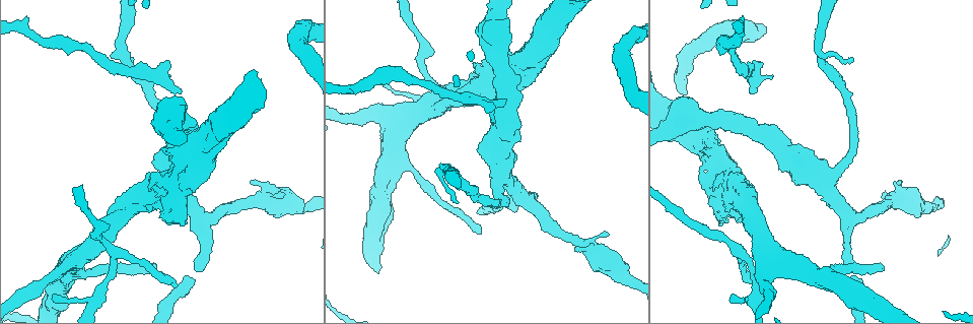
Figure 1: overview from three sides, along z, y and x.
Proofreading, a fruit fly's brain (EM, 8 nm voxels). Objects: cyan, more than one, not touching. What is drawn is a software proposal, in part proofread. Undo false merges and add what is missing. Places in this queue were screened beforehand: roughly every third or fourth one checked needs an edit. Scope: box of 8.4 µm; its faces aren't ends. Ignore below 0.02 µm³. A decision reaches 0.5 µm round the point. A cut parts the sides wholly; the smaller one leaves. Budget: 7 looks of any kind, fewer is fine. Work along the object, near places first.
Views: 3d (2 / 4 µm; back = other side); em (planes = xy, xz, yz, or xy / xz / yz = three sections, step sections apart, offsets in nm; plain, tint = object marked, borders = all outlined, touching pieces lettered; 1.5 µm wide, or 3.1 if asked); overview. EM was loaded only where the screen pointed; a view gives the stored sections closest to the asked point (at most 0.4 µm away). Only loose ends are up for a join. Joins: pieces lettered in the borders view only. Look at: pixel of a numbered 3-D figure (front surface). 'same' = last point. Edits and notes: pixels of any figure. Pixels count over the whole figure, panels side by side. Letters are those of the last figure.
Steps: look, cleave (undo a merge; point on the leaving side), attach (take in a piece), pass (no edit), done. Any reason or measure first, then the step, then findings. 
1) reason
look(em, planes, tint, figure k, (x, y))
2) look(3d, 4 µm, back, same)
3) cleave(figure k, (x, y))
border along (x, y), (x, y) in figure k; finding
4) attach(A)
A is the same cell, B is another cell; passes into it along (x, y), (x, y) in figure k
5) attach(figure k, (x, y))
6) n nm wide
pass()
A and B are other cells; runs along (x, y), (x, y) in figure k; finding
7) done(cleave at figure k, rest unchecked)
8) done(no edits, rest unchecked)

an open end
look(3d, 4 µm, figure 1, (196, 270))

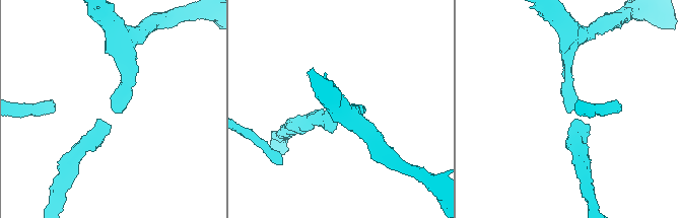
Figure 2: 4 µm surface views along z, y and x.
now the EM
look(em, planes, borders, figure 2, (116, 110))

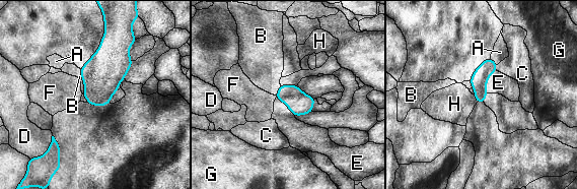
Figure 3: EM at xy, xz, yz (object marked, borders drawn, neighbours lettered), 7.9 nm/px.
pass()
A, B, C, D, E, F, G and H are other cells; border along (496, 70), (488, 79), (487, 92) in figure 3; none of them fits

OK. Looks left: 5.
an open end
look(3d, 2 µm, figure 1, (176, 287))

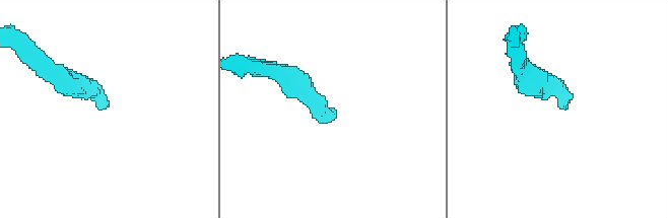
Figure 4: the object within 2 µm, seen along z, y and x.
need the tissue
look(em, planes, borders, figure 4, (331, 110))

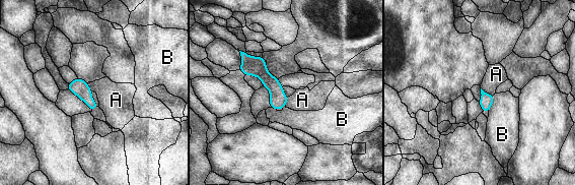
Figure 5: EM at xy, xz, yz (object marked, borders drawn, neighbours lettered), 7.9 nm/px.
pass()
A and B are other cells; runs along (243, 55), (273, 84), (282, 105) in figure 5; no lettered piece goes on from it

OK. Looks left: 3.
branch stops here
look(em, 3.1 µm, yz, step 16, borders, figure 1, (731, 297))

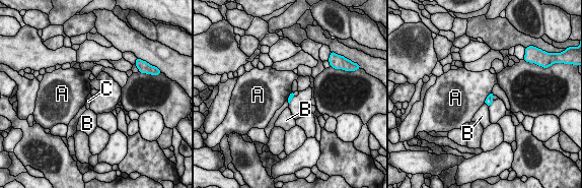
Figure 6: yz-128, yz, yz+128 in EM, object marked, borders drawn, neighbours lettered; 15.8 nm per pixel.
pass()
A, B and C are other cells; border along (491, 91), (484, 103) in figure 6; no lettered piece goes on from it

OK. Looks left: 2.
done(no edits, rest unchecked)

